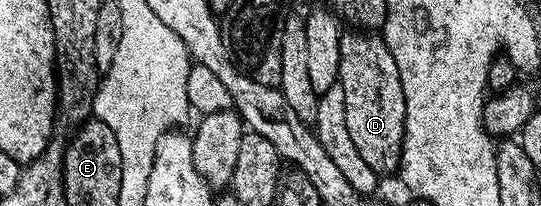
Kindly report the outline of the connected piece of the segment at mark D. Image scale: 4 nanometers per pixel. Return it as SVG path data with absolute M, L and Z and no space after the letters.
M343 31L340 38L340 70L337 83L344 90L344 119L348 121L348 135L352 137L356 150L360 150L360 158L364 158L364 162L368 162L368 166L372 166L372 170L377 172L379 177L386 178L389 172L397 173L402 162L406 107L400 70L396 70L396 58L392 58L392 50L386 45L385 39L369 32Z

